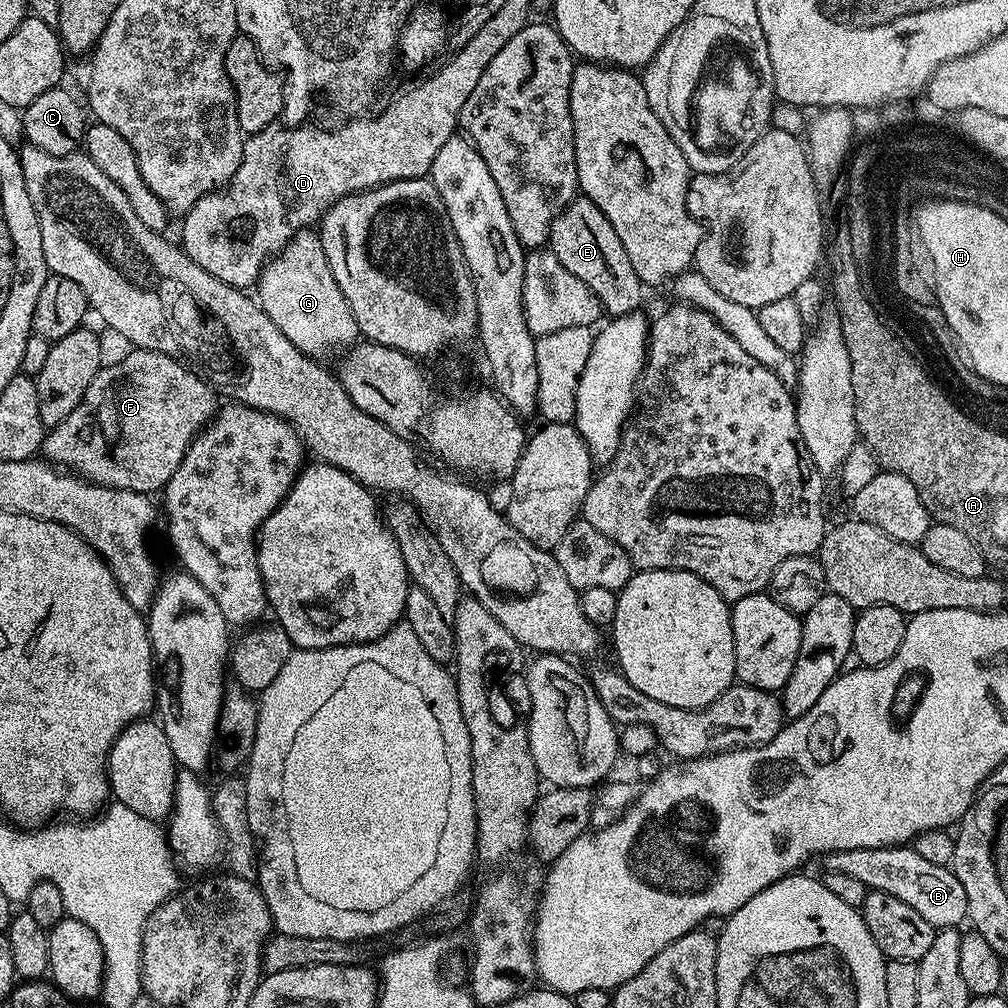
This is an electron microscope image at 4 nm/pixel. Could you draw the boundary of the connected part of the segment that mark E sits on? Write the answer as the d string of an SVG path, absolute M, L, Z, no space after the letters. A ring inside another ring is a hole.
M582 194L565 206L560 215L552 220L552 229L548 231L550 250L581 282L586 282L590 290L600 300L601 309L609 317L625 316L641 307L640 291L642 285L638 274L634 274L634 266L630 266L630 258L626 258L626 250L622 250L622 242L618 242L618 234L614 234L614 226L610 226L610 218L587 200Z

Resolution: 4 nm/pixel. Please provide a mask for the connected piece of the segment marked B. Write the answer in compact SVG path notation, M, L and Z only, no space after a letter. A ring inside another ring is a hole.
M893 846L890 848L859 848L858 850L834 850L822 856L824 872L847 874L869 890L894 894L906 906L922 914L934 930L954 928L968 920L966 890L962 882L953 874L951 867L934 866L922 854L910 846Z

